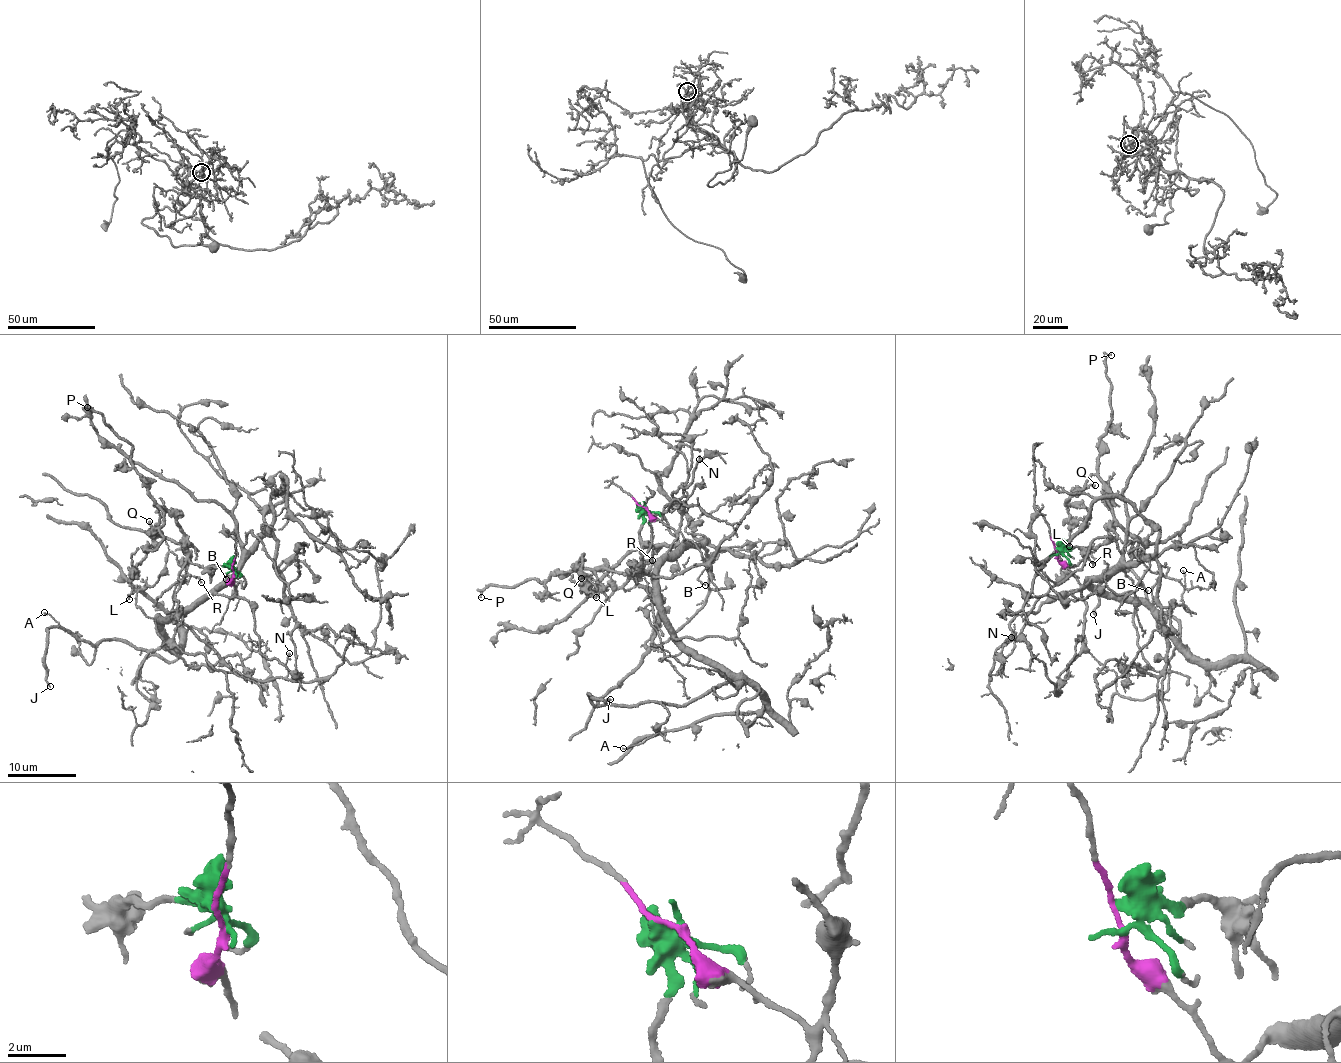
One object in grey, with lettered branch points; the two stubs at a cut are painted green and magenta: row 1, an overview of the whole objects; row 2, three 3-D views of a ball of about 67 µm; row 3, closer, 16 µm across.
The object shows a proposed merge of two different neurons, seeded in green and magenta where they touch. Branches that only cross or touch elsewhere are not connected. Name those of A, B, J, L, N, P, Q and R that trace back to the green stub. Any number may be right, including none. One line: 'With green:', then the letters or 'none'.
With green: L, P, Q, R

